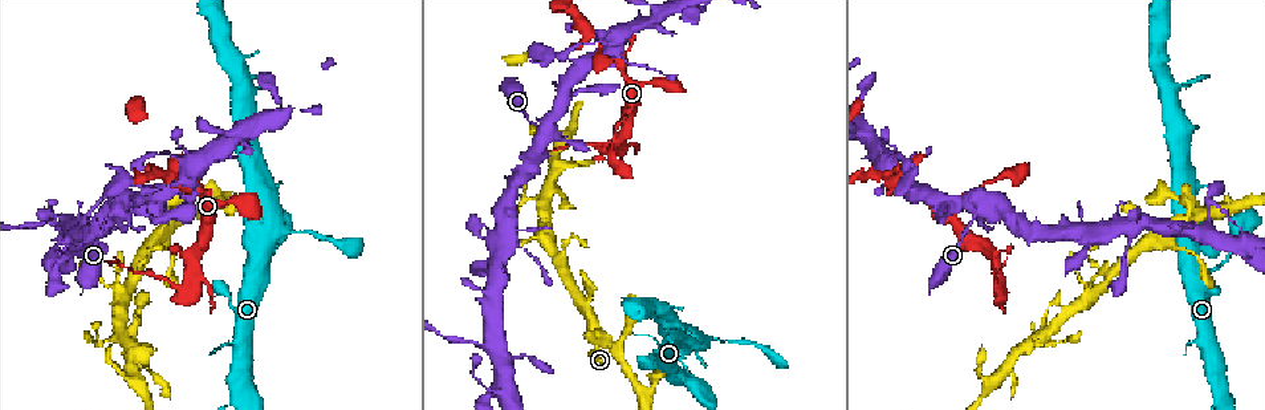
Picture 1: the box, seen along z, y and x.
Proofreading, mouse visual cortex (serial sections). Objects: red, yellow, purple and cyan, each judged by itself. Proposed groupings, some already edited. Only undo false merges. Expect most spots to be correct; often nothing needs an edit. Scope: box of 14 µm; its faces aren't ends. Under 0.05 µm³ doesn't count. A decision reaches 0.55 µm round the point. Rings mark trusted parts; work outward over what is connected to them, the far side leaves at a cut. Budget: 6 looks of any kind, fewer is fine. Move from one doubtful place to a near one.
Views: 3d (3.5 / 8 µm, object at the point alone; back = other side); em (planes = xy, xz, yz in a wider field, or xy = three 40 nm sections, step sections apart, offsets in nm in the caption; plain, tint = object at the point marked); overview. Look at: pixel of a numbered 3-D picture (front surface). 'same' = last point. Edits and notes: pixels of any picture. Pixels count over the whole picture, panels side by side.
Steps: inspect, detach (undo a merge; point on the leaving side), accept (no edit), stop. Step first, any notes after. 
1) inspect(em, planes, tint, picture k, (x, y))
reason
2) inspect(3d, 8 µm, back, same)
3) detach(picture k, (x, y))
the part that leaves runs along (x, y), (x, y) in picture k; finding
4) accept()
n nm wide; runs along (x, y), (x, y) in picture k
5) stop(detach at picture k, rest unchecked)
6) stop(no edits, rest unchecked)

inspect(3d, 3.5 µm, picture 1, (981, 207))
small branch off a trunk

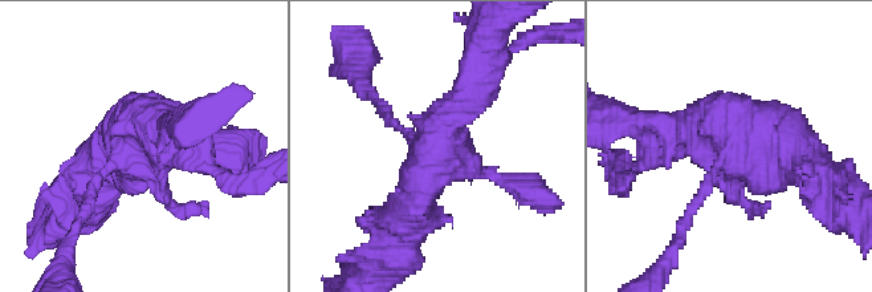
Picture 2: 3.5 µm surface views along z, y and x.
inspect(em, planes, tint, picture 2, (125, 155))

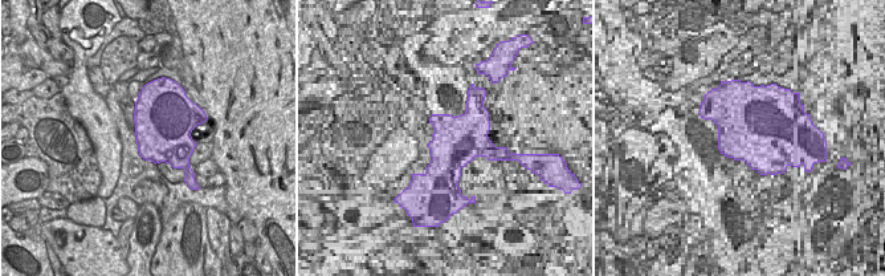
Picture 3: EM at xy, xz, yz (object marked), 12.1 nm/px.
inspect(em, xy, step 5, tint, same)

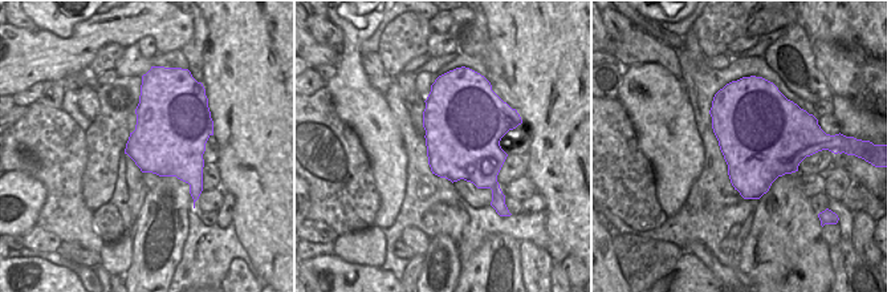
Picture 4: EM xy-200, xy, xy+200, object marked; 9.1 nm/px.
accept()
runs along (695, 202), (738, 145), (790, 141), (814, 169) in picture 2; one cell here

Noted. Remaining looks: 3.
inspect(3d, 8 µm, picture 1, (189, 282))
thick turns thin

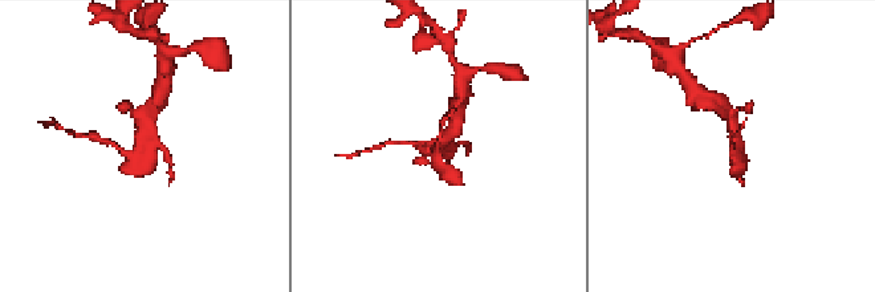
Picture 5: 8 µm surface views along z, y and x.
inspect(3d, 3.5 µm, picture 5, (146, 146))
closer look

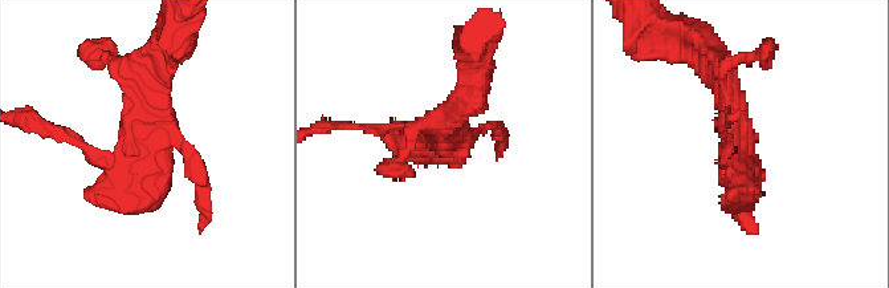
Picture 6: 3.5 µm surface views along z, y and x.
inspect(em, xy, step 5, tint, picture 6, (739, 143))
now the EM

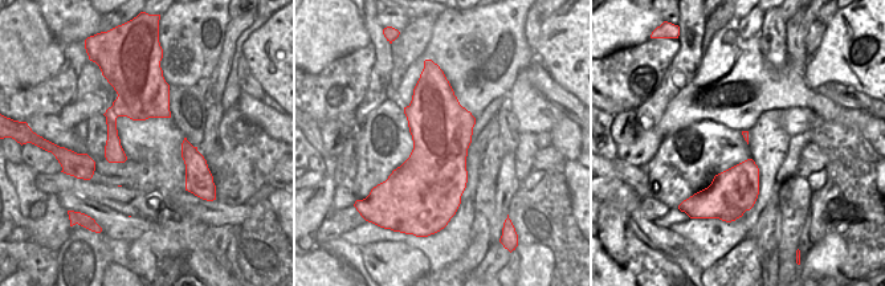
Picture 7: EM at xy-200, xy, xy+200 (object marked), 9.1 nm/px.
accept()
runs along (716, 59), (746, 173), (737, 214) in picture 6; one cell here

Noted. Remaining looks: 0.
stop(no edits, rest unchecked)

